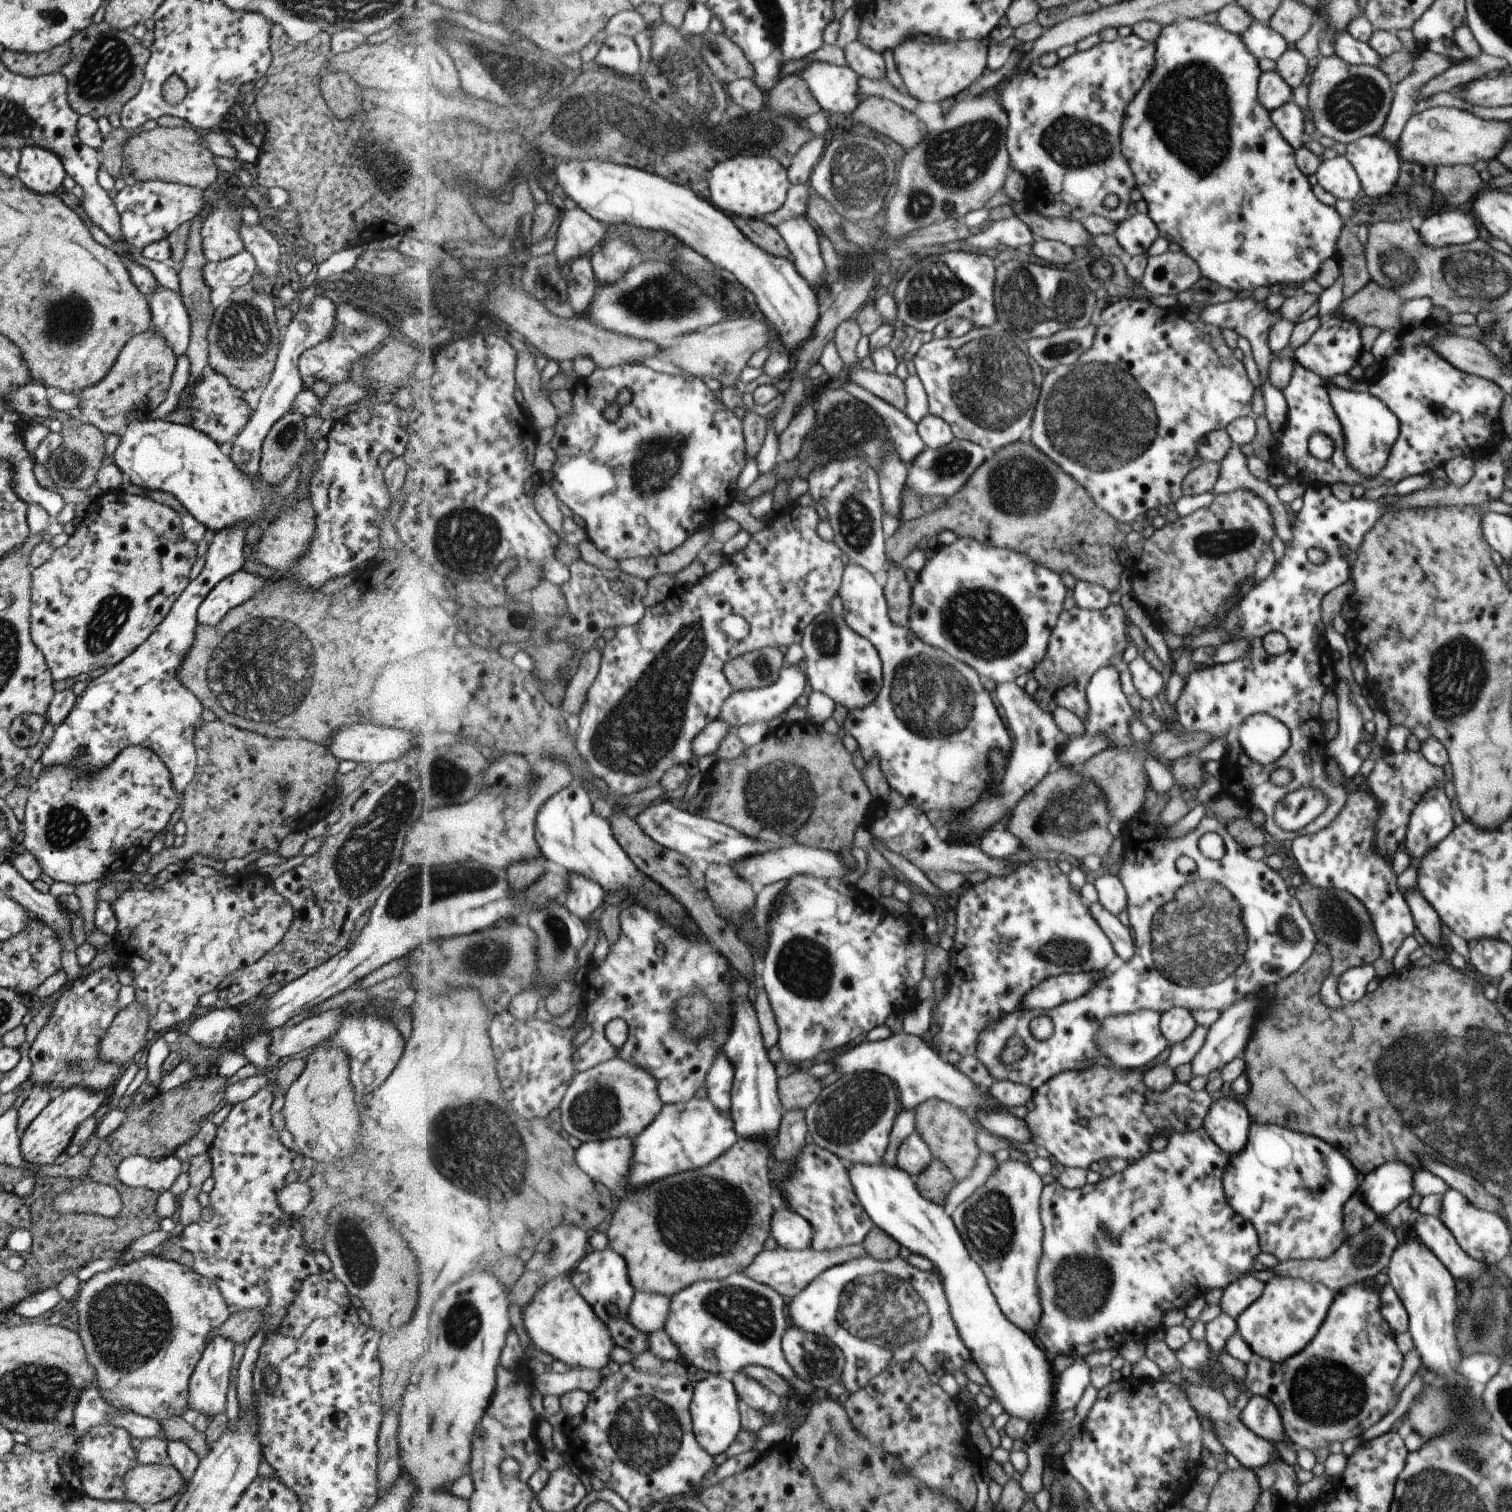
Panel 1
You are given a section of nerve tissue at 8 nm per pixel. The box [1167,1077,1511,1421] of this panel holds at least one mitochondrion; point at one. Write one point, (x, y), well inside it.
(1479, 1332)

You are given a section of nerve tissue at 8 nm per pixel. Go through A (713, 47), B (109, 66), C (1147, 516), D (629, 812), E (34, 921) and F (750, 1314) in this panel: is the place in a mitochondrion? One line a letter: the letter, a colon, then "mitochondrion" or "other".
A: mitochondrion
B: mitochondrion
C: other
D: other
E: other
F: mitochondrion

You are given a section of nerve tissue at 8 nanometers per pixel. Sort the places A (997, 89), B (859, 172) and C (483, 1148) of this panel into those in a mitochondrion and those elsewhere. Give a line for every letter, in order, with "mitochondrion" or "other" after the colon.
A: other
B: mitochondrion
C: mitochondrion

